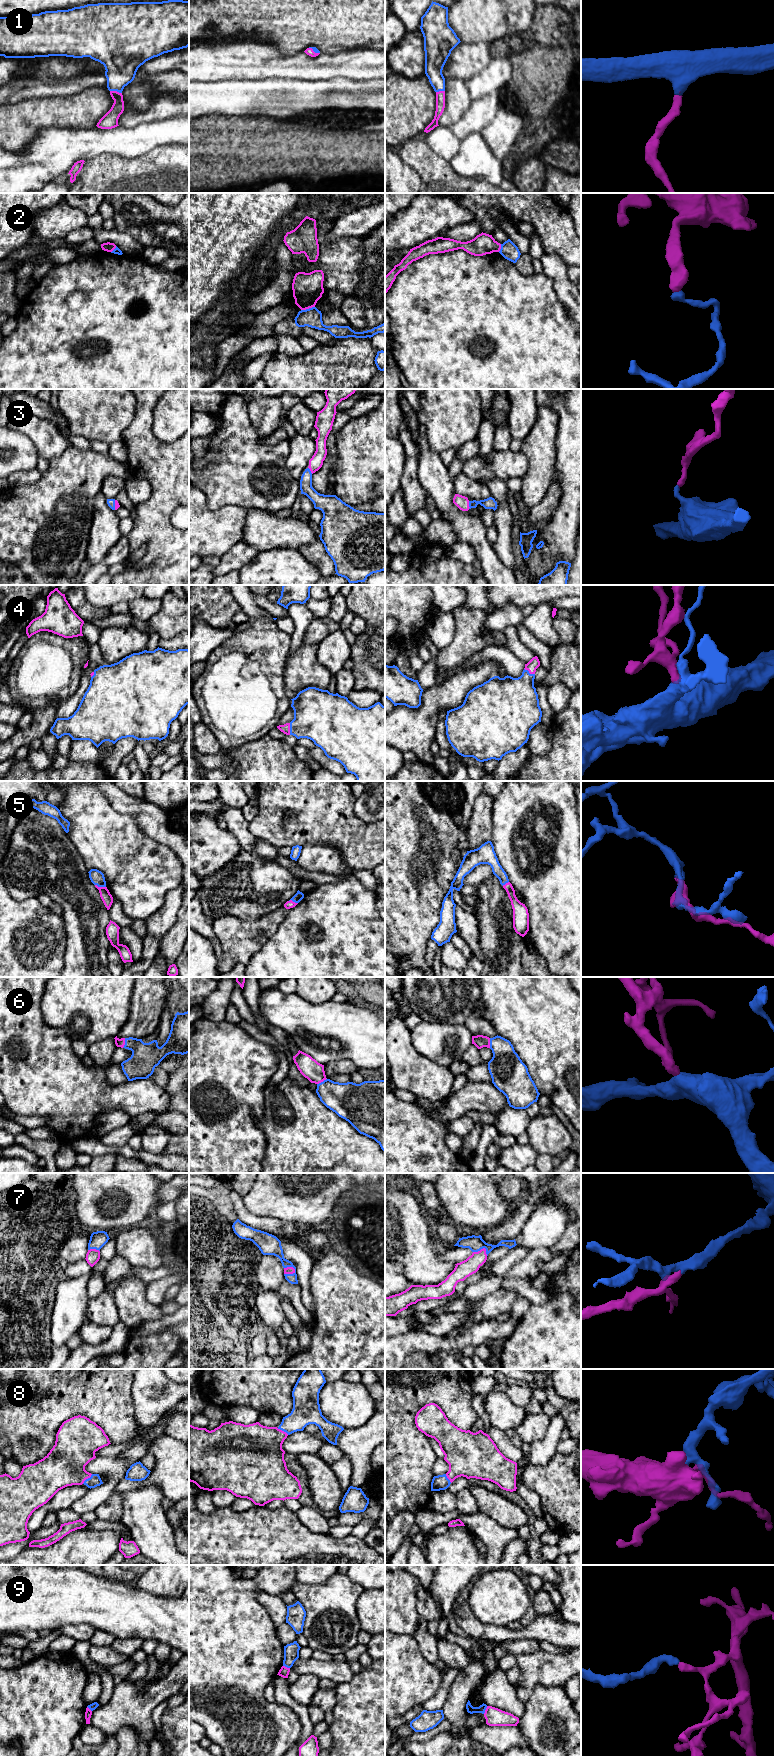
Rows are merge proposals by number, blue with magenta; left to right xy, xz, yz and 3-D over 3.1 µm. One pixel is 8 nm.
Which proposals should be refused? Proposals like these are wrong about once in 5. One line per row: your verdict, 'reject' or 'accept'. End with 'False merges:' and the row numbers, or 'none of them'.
1: accept
2: reject
3: accept
4: accept
5: accept
6: accept
7: accept
8: accept
9: reject
False merges: 2, 9

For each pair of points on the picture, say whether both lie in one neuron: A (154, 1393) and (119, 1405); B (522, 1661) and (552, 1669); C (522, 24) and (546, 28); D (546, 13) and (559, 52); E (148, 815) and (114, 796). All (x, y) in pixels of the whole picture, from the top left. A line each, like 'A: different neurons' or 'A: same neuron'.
A: different neurons
B: same neuron
C: different neurons
D: different neurons
E: same neuron

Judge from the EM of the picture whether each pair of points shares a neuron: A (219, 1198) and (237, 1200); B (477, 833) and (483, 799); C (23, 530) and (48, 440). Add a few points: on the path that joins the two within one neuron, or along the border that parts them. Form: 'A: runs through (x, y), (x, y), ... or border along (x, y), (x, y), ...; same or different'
A: border along (231, 1189), (230, 1200), (238, 1218); different
B: runs through (479, 825), (482, 807); same
C: border along (68, 446), (60, 455), (49, 461); different

